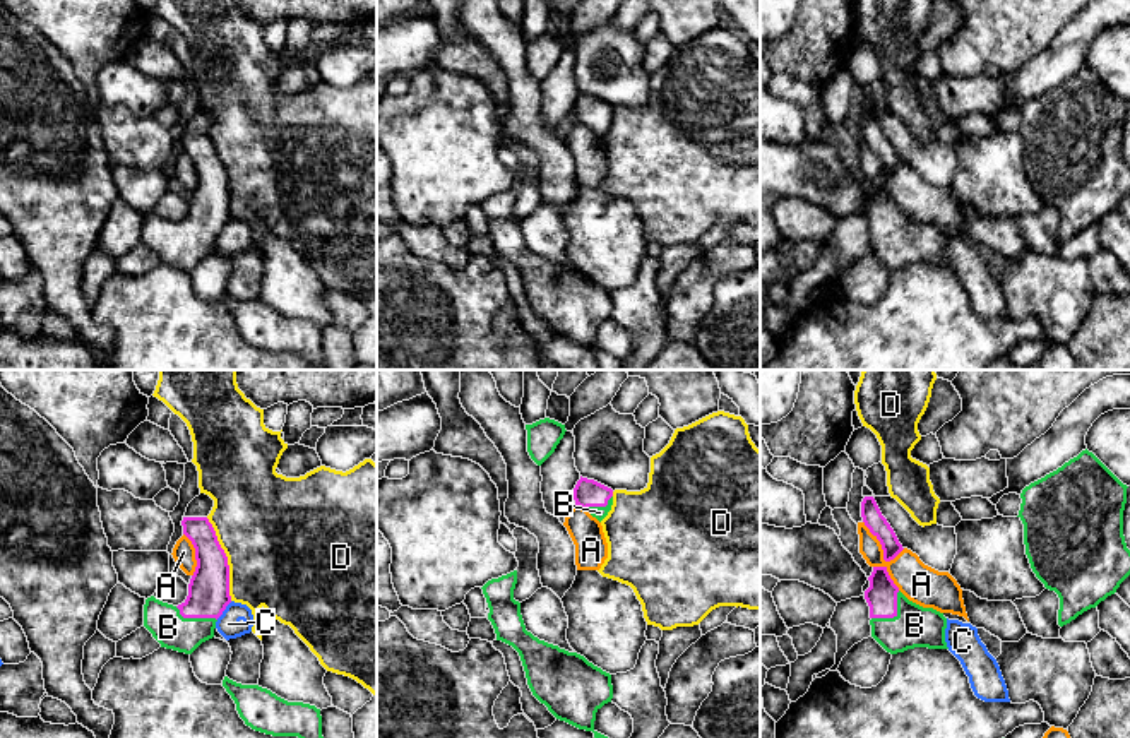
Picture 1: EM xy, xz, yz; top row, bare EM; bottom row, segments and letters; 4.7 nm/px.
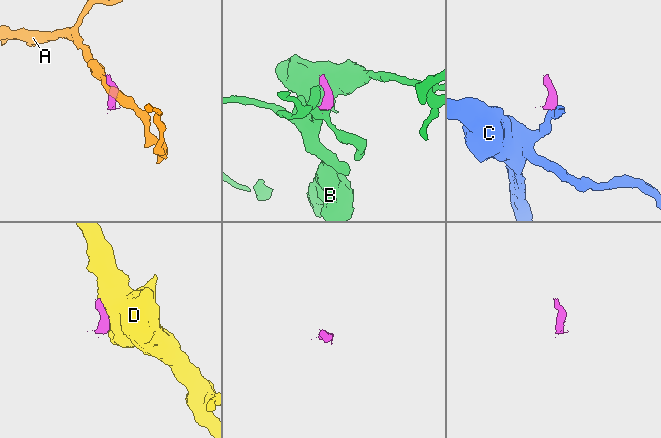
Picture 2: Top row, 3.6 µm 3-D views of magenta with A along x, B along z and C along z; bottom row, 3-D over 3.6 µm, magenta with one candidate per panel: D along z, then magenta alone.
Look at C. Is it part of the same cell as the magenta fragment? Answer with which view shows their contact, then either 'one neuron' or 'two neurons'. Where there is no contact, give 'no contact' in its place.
contact in xy; two neurons

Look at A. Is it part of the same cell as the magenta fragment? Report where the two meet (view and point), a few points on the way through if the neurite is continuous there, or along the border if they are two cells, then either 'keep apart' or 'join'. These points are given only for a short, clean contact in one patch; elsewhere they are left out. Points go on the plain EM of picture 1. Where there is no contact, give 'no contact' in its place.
yz (882, 165) | along yz (863, 137), (879, 158), (886, 177), (892, 177), (904, 165) | keep apart

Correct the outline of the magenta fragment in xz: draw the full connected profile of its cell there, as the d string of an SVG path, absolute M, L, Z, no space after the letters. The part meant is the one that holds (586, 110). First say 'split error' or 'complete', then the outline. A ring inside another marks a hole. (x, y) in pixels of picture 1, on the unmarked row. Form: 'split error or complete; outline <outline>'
split error; outline M582 92L575 101L572 113L575 122L586 125L599 139L608 132L613 122L611 104Z

